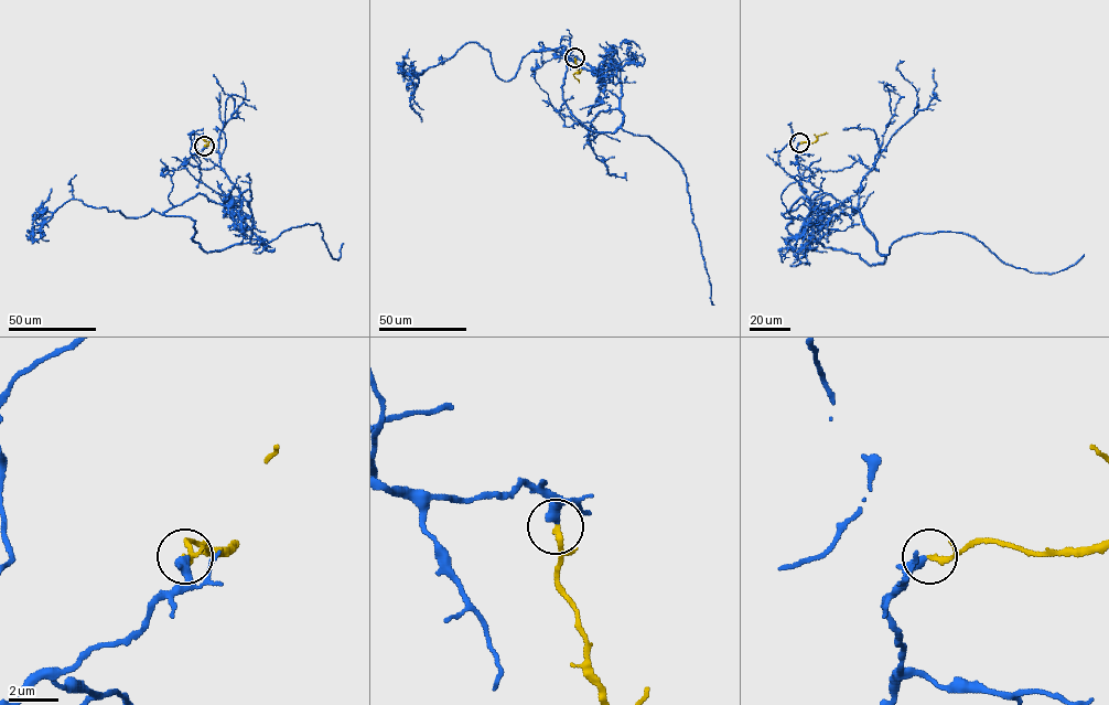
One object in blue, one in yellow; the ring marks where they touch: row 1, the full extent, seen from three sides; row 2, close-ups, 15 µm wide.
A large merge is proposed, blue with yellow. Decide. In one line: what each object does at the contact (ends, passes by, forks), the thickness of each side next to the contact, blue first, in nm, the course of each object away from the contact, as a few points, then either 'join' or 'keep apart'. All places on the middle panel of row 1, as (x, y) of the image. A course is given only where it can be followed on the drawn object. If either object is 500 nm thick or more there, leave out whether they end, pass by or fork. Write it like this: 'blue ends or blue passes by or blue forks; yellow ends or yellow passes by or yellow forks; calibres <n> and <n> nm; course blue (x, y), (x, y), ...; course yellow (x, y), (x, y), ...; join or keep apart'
blue passes by; yellow passes by; calibres 280 and 170 nm; course blue (574, 57), (553, 56), (588, 63), (617, 98), (621, 127), (648, 136), (682, 169), (713, 305); course yellow (574, 59), (579, 73), (573, 76), (579, 83); join

